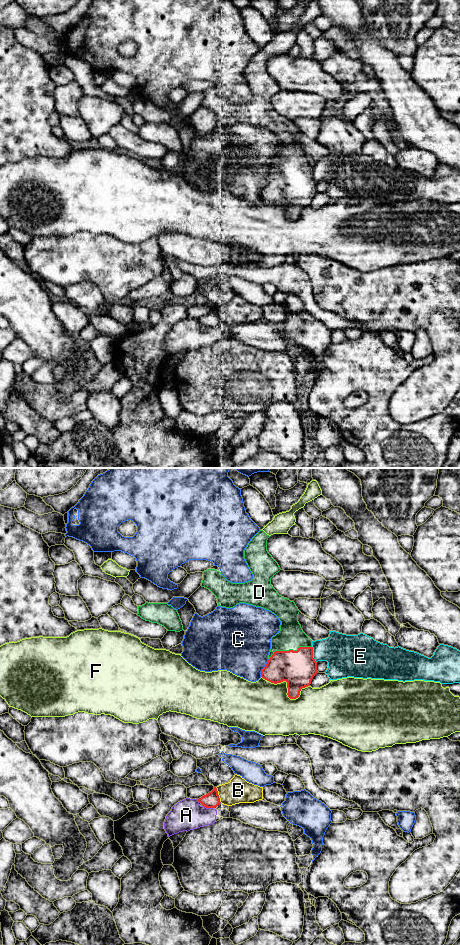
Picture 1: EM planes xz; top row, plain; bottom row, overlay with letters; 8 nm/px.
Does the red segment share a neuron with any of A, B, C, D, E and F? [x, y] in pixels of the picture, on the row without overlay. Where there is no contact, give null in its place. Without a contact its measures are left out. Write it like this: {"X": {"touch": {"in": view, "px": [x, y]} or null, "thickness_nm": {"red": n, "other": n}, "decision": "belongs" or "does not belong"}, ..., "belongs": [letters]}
{"A": {"touch": {"in": "xz", "px": [208, 327]}, "thickness_nm": {"red": 130, "other": 240}, "decision": "does not belong"}, "B": {"touch": {"in": "xz", "px": [218, 315]}, "thickness_nm": {"red": 130, "other": 200}, "decision": "does not belong"}, "C": {"touch": {"in": "xz", "px": [263, 188]}, "thickness_nm": {"red": 260, "other": 440}, "decision": "does not belong"}, "D": {"touch": {"in": "xz", "px": [289, 170]}, "thickness_nm": {"red": 280, "other": 200}, "decision": "belongs"}, "E": {"touch": {"in": "xz", "px": [312, 174]}, "thickness_nm": {"red": 280, "other": 300}, "decision": "does not belong"}, "F": {"touch": {"in": "xz", "px": [288, 209]}, "thickness_nm": {"red": 280, "other": 420}, "decision": "does not belong"}, "belongs": ["D"]}

